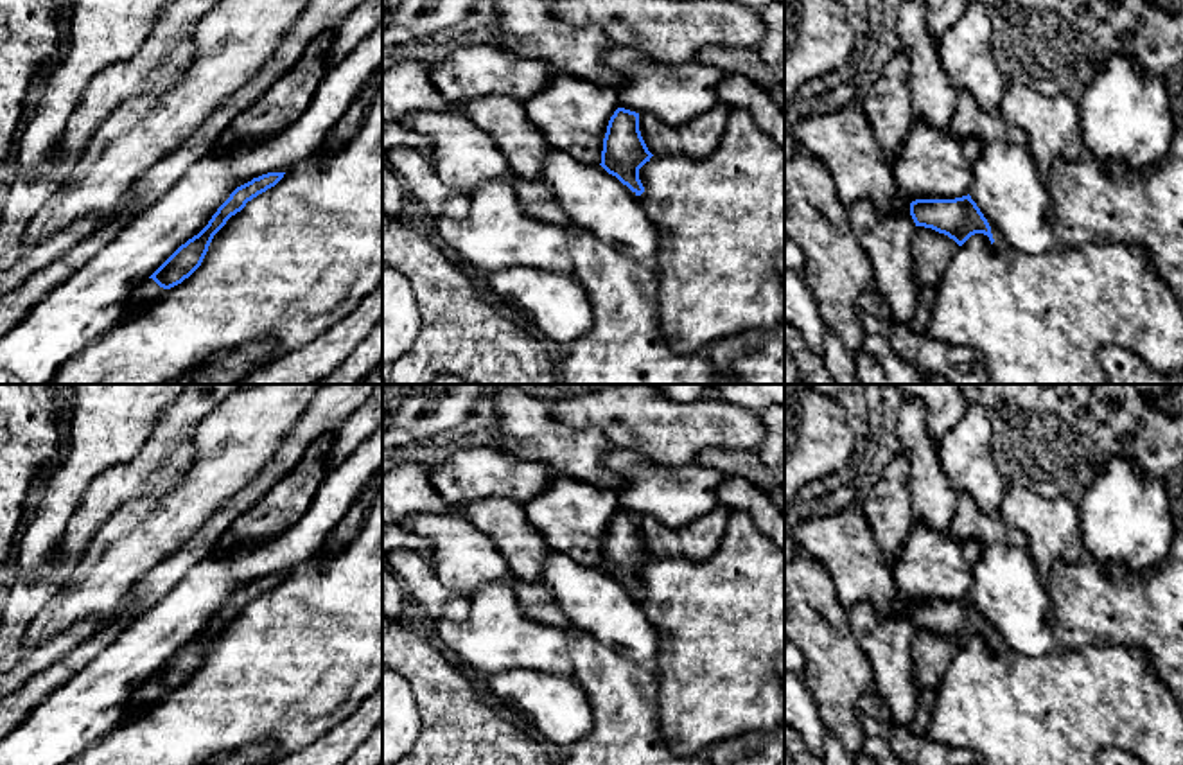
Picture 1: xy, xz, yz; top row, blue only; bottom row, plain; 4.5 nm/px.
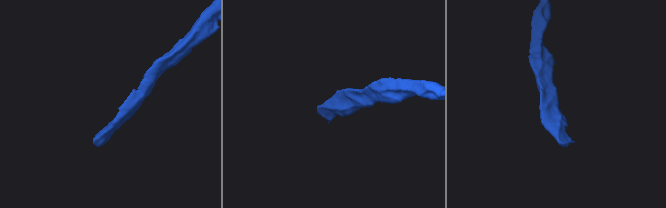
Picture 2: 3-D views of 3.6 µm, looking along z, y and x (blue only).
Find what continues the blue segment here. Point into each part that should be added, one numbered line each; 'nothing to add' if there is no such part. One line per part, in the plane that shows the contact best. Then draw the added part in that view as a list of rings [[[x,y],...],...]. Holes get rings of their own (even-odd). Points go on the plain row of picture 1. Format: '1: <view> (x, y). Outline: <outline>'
1: xy (148, 694). Outline: [[[145,681],[131,697],[126,713],[131,713],[138,708],[154,704],[165,691],[160,690],[153,681]]]

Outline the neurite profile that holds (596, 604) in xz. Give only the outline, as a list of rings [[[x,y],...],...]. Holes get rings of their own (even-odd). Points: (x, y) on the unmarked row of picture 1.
[[[553,551],[544,560],[540,582],[549,587],[574,629],[618,648],[635,663],[655,663],[659,630],[639,605],[639,598],[601,567],[587,567]]]

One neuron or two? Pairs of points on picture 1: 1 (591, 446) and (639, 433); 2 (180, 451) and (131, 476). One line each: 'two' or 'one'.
1: two
2: one

